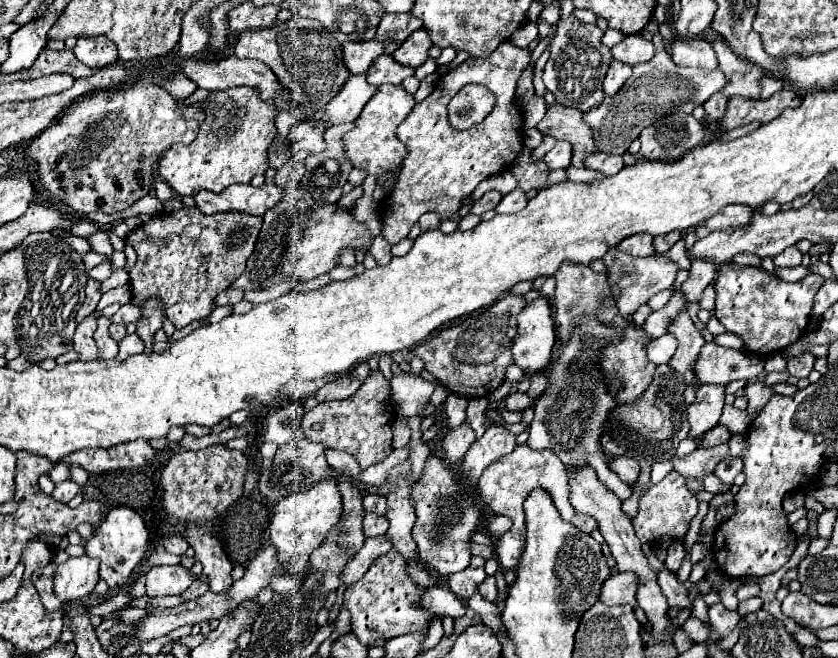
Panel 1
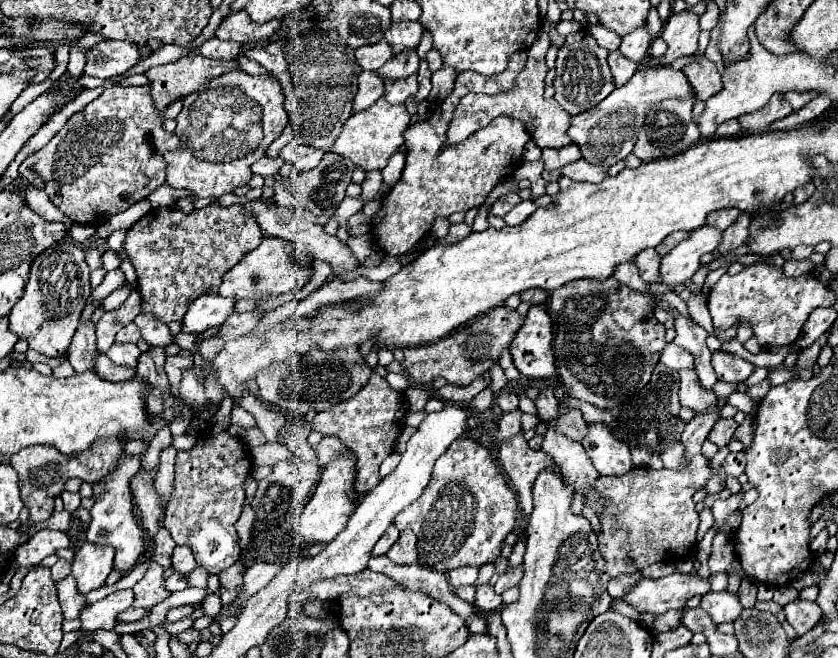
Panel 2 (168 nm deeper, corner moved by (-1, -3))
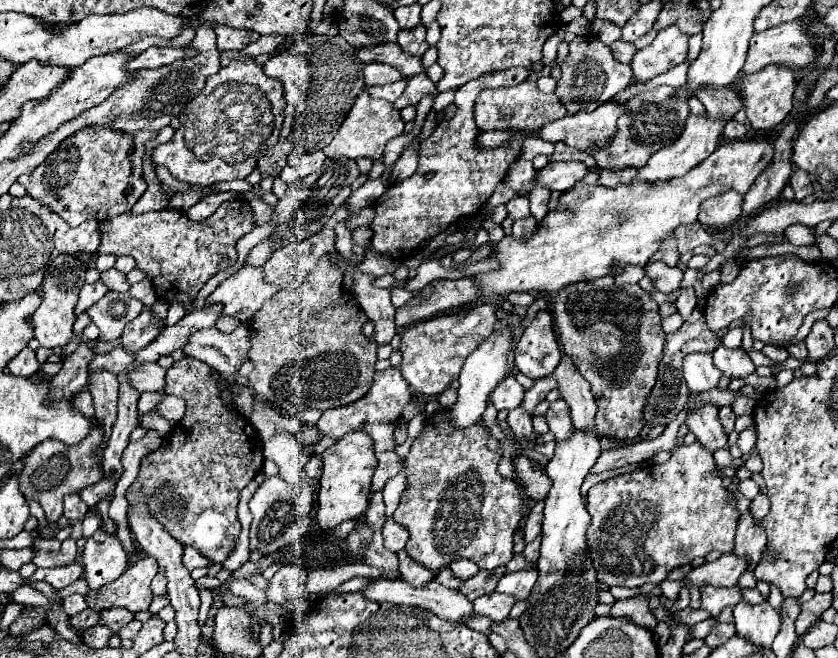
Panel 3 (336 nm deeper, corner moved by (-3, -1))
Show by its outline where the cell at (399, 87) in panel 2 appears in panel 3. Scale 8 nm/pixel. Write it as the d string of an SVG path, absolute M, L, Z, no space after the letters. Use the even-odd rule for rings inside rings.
M416 75L416 79L408 79L408 87L404 91L404 95L400 95L400 99L394 103L394 107L398 111L402 111L408 105L418 105L420 99L424 95L436 95L436 83L432 83L428 79L428 75Z

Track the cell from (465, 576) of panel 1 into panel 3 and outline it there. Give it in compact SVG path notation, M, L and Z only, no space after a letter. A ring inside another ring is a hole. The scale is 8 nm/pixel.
M458 559L458 561L452 561L450 563L450 569L454 571L454 577L458 577L458 579L468 579L468 577L472 577L476 571L478 571L478 567L476 567L476 563L472 563L472 561L468 561L468 559Z

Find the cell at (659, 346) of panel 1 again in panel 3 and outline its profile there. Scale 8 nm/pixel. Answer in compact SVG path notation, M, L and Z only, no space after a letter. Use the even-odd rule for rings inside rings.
M692 353L684 357L684 379L690 391L708 391L718 385L722 371L714 367L712 353Z

